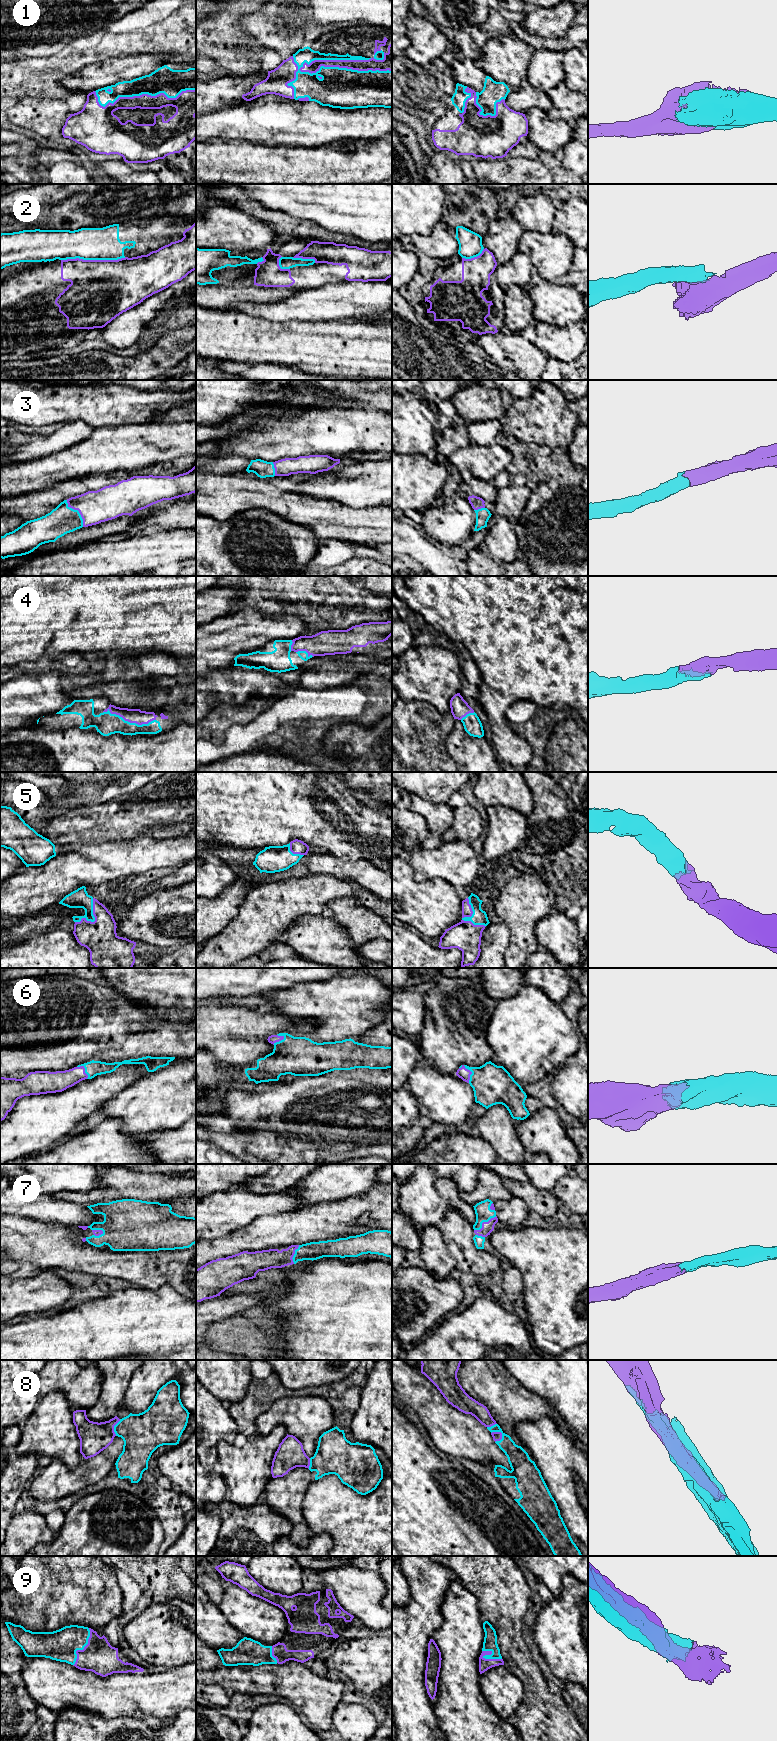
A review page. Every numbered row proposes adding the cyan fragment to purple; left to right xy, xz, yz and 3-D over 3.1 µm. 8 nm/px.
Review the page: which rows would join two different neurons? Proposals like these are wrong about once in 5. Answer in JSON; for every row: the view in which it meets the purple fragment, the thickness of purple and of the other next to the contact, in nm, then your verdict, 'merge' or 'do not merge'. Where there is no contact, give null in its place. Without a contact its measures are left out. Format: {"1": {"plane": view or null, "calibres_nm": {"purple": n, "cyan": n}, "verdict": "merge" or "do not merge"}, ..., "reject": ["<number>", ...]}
{"1": {"plane": "xz", "calibres_nm": {"purple": 100, "cyan": 320}, "verdict": "merge"}, "2": {"plane": "xy", "calibres_nm": {"purple": 500, "cyan": 260}, "verdict": "do not merge"}, "3": {"plane": "xy", "calibres_nm": {"purple": 260, "cyan": 220}, "verdict": "merge"}, "4": {"plane": "xy", "calibres_nm": {"purple": 120, "cyan": 180}, "verdict": "merge"}, "5": {"plane": "yz", "calibres_nm": {"purple": 80, "cyan": 130}, "verdict": "merge"}, "6": {"plane": "yz", "calibres_nm": {"purple": 90, "cyan": 320}, "verdict": "merge"}, "7": {"plane": "yz", "calibres_nm": {"purple": 100, "cyan": 130}, "verdict": "merge"}, "8": {"plane": "yz", "calibres_nm": {"purple": 80, "cyan": 160}, "verdict": "merge"}, "9": {"plane": "xy", "calibres_nm": {"purple": 260, "cyan": 260}, "verdict": "merge"}, "reject": ["2"]}

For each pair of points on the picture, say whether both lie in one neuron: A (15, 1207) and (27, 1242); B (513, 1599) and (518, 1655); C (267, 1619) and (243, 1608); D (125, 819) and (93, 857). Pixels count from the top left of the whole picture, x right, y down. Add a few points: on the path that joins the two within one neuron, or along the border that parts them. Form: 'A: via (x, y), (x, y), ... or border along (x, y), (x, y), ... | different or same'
A: border along (10, 1214), (41, 1221) | different
B: via (510, 1613), (510, 1641) | same
C: via (261, 1619), (257, 1619), (249, 1614) | same
D: border along (129, 838), (87, 841), (83, 843) | different

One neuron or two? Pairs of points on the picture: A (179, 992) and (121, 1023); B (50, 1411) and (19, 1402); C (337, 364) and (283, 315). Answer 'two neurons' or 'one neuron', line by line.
A: two neurons
B: two neurons
C: two neurons

